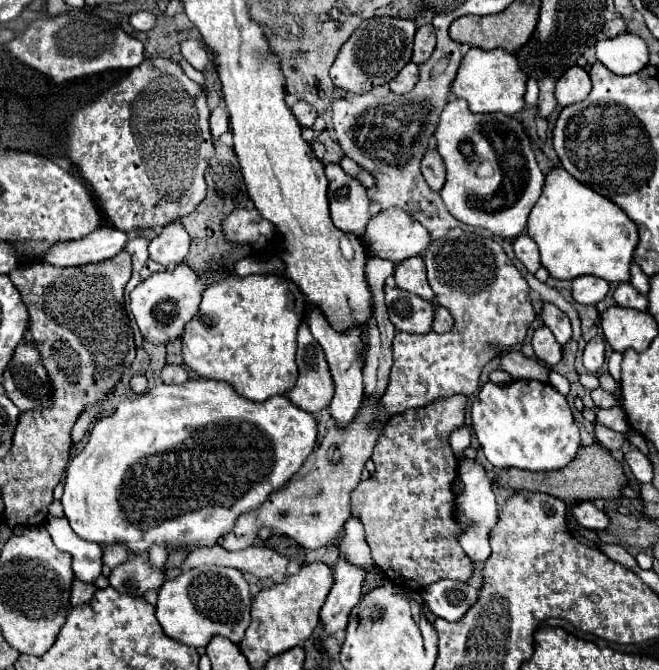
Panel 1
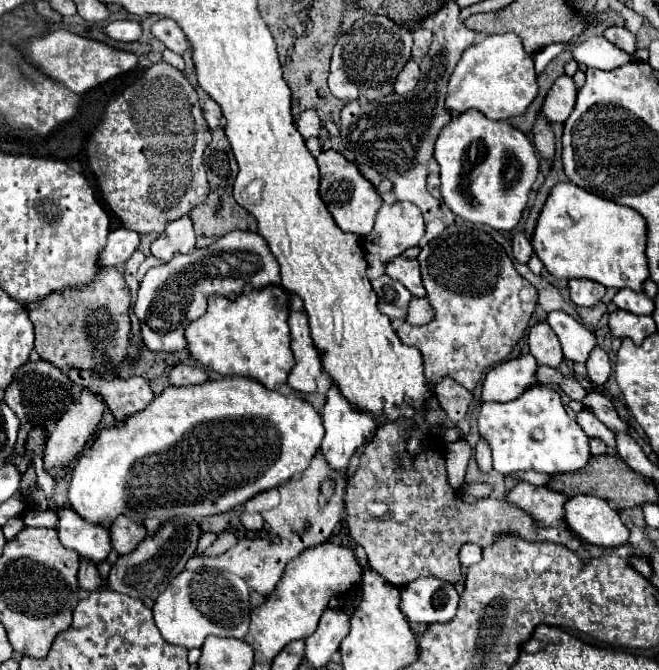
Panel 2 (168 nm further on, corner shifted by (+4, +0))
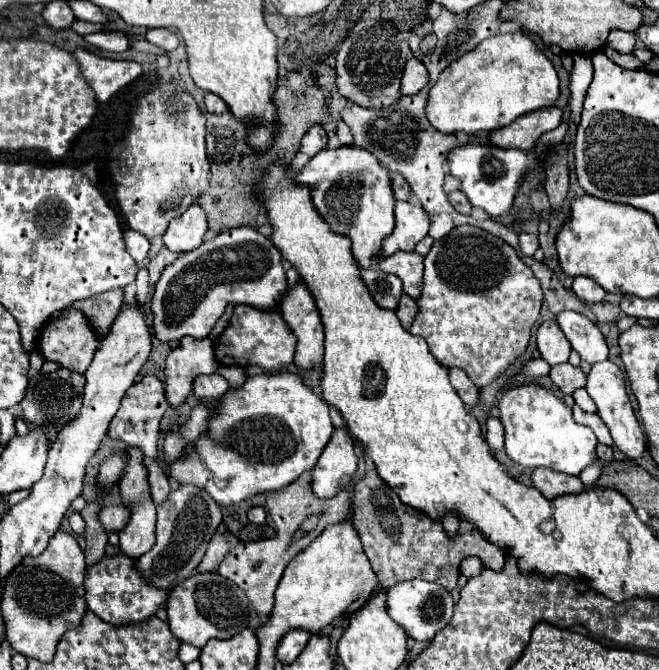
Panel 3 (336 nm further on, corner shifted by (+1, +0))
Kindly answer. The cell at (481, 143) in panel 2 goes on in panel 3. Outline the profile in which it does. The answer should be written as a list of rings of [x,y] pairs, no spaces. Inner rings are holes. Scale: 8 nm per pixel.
[[[572,121],[562,122],[556,130],[550,130],[546,132],[538,144],[536,144],[536,150],[534,152],[520,152],[520,150],[500,150],[496,146],[490,146],[490,144],[478,144],[478,142],[470,142],[466,146],[460,146],[460,148],[454,148],[450,152],[450,158],[448,158],[448,166],[450,166],[450,174],[456,176],[460,182],[462,182],[462,192],[468,196],[468,200],[472,202],[474,208],[482,208],[486,214],[490,216],[502,216],[506,214],[510,208],[512,208],[512,202],[514,202],[514,196],[522,184],[522,178],[526,174],[528,168],[532,168],[536,164],[536,158],[540,154],[546,152],[548,146],[552,144],[558,144],[564,140],[564,134],[566,134],[568,128],[572,124]]]

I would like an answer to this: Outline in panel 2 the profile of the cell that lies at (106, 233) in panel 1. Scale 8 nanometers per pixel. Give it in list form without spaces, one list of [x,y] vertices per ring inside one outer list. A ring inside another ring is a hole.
[[[119,228],[107,236],[107,244],[99,254],[101,266],[121,266],[139,246],[139,234]]]

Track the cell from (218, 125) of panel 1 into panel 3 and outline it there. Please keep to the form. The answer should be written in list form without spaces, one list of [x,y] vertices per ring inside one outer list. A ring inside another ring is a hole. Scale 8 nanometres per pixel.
[[[210,92],[204,96],[204,104],[206,104],[206,110],[214,114],[222,114],[228,108],[228,104],[218,94],[210,94]]]

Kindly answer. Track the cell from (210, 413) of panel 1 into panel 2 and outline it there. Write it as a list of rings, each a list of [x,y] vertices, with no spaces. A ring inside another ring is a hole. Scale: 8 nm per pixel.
[[[241,376],[193,386],[169,386],[145,410],[125,416],[121,424],[115,422],[97,430],[89,450],[77,458],[71,470],[67,498],[73,512],[103,528],[109,528],[119,516],[141,524],[147,518],[155,518],[159,524],[175,518],[201,520],[225,514],[255,494],[277,488],[293,474],[303,472],[319,450],[321,440],[323,424],[319,412],[295,394],[279,394]]]

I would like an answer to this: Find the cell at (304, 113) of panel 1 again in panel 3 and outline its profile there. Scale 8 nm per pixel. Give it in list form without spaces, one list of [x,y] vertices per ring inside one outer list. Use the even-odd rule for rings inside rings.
[[[312,126],[312,128],[306,132],[306,136],[302,138],[302,148],[300,148],[300,152],[308,154],[308,156],[312,158],[312,156],[316,156],[322,148],[326,148],[326,142],[328,142],[328,136],[326,136],[324,128],[322,128],[322,126]]]

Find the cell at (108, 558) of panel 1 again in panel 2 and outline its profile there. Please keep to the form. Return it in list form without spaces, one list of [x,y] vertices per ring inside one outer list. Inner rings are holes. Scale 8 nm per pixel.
[[[123,516],[121,520],[117,520],[117,524],[111,524],[109,532],[111,532],[111,546],[119,556],[133,552],[137,544],[147,536],[145,526],[133,524],[131,520],[125,520]]]

